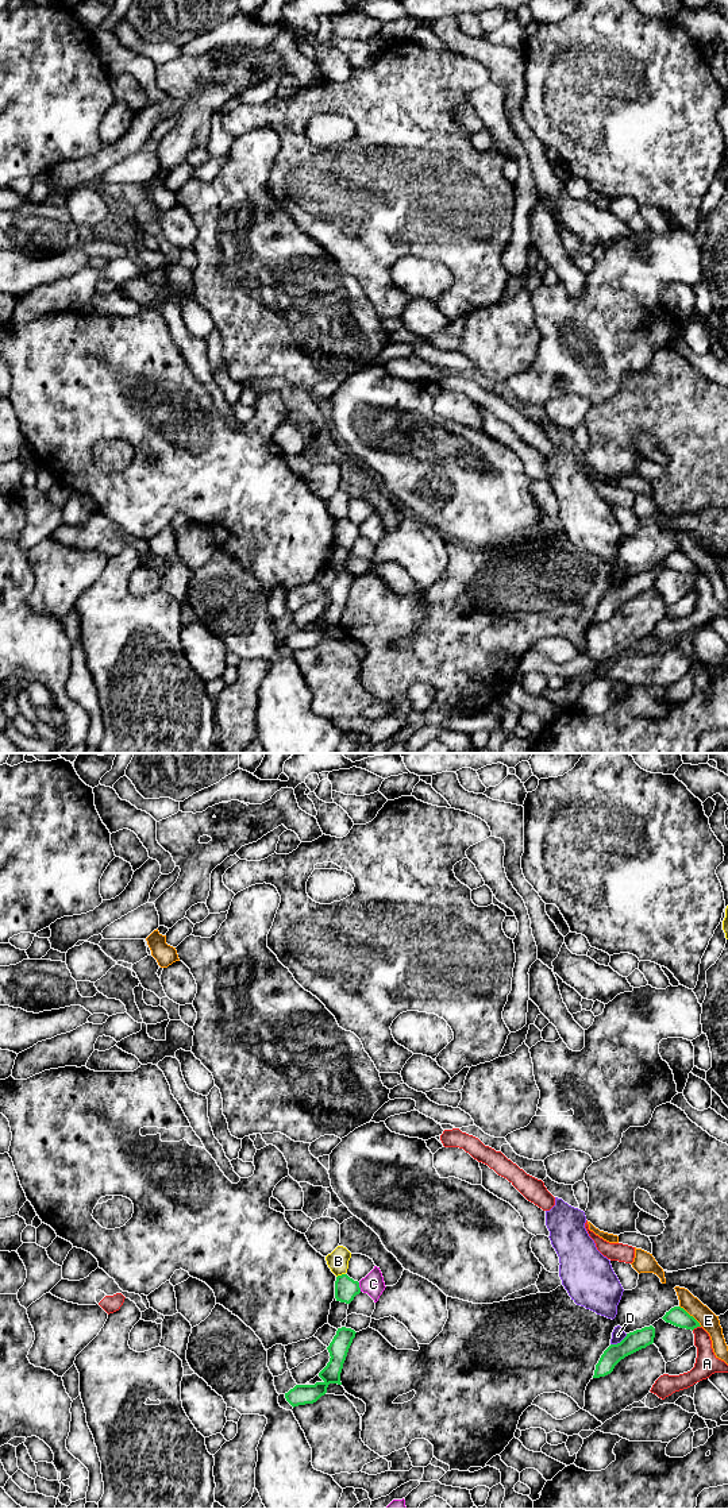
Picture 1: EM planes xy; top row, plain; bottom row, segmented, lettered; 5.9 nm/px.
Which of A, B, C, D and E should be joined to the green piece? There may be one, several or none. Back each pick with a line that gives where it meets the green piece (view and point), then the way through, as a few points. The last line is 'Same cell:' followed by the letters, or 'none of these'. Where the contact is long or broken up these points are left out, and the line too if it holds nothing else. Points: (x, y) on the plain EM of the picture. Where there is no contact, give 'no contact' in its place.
Same cell: none of these

